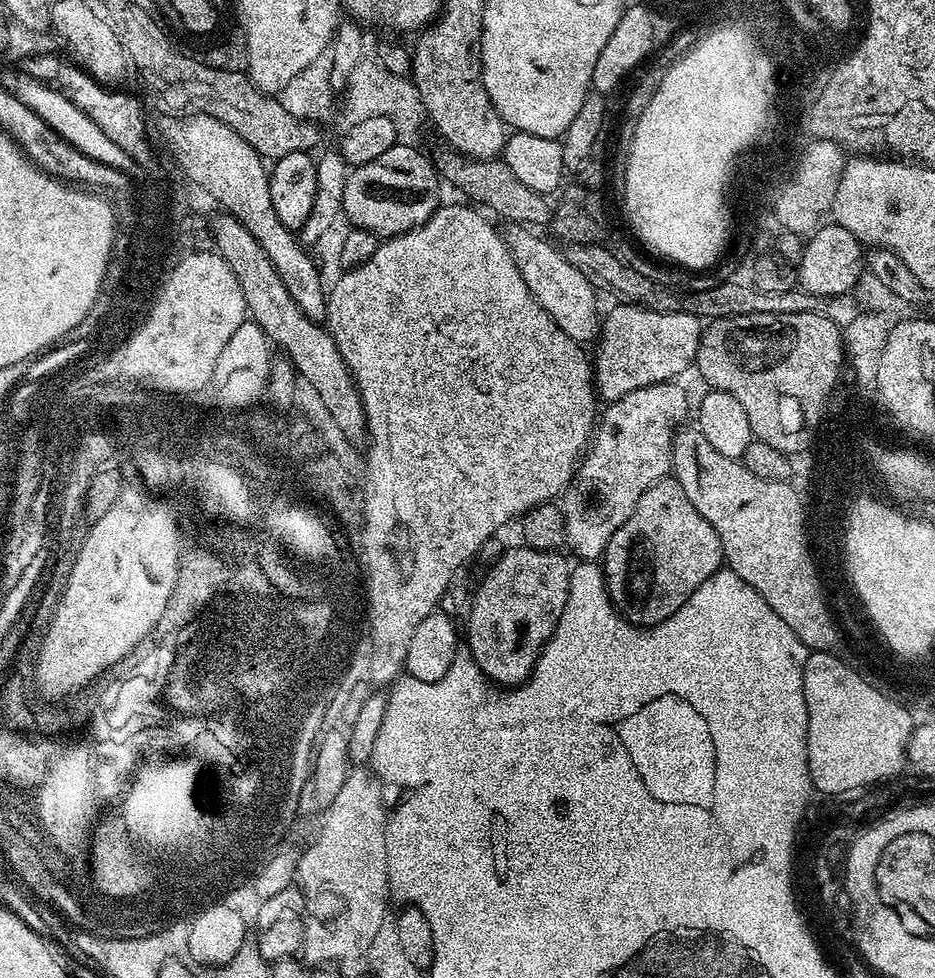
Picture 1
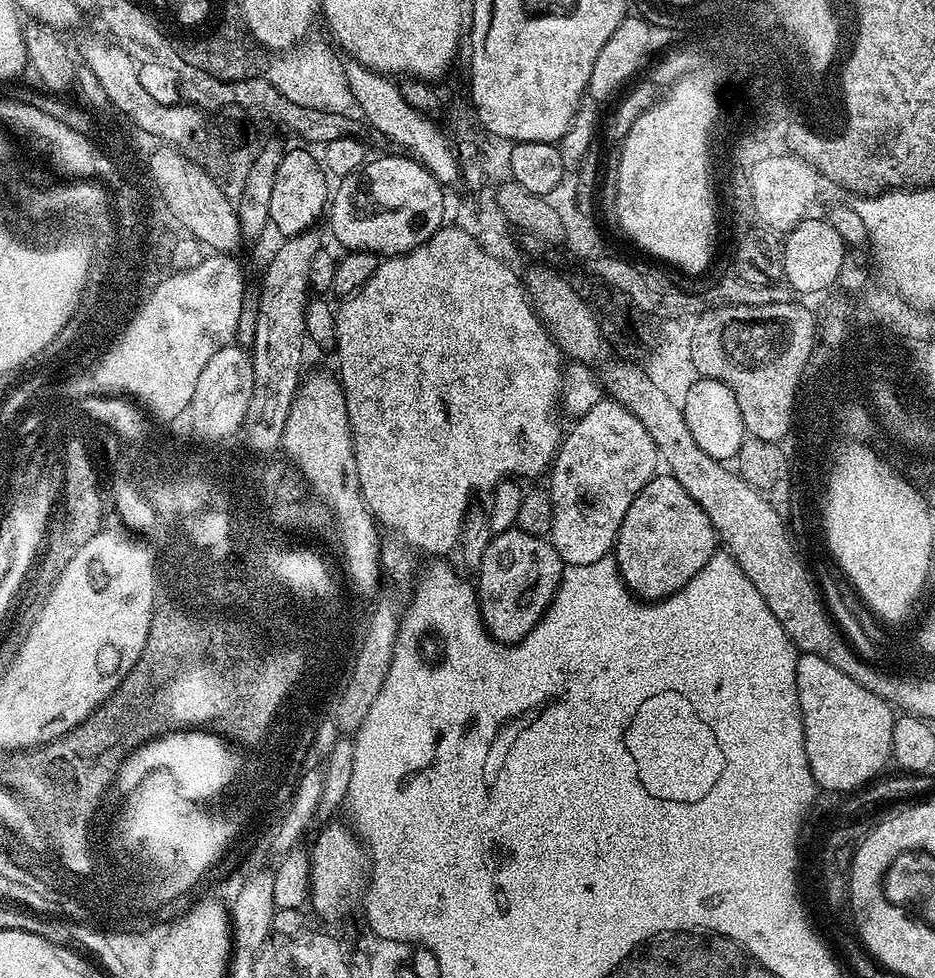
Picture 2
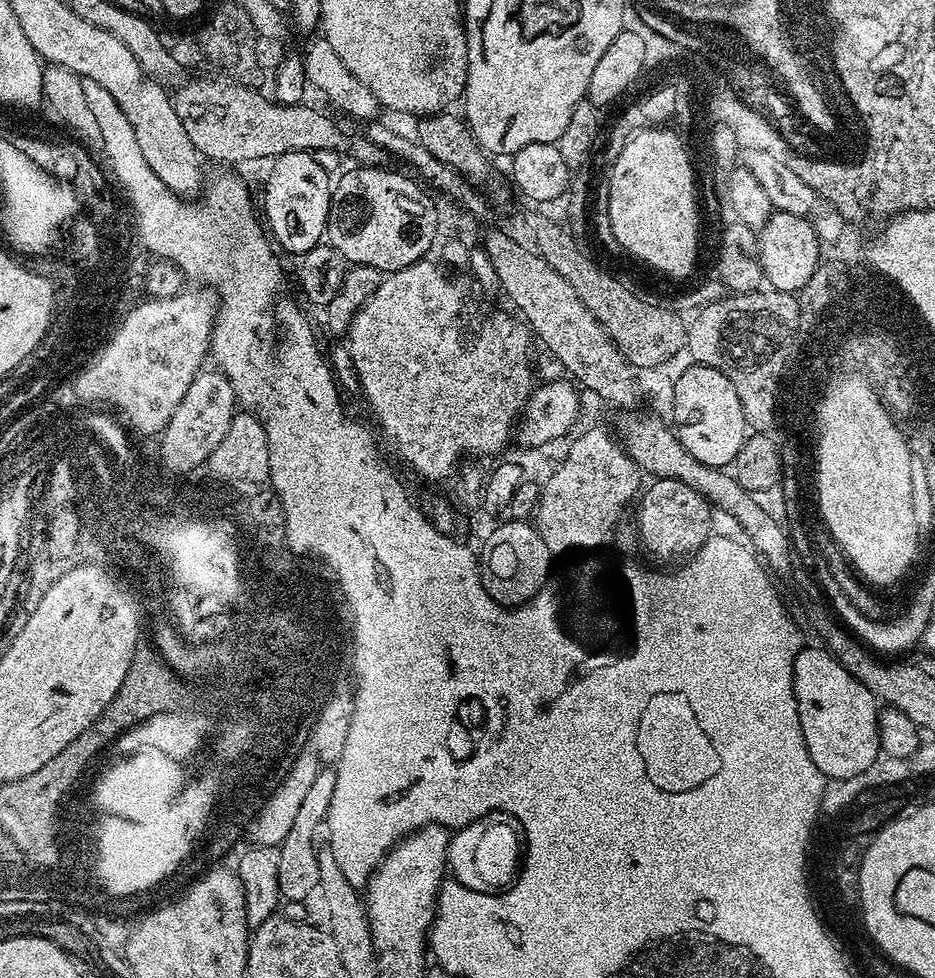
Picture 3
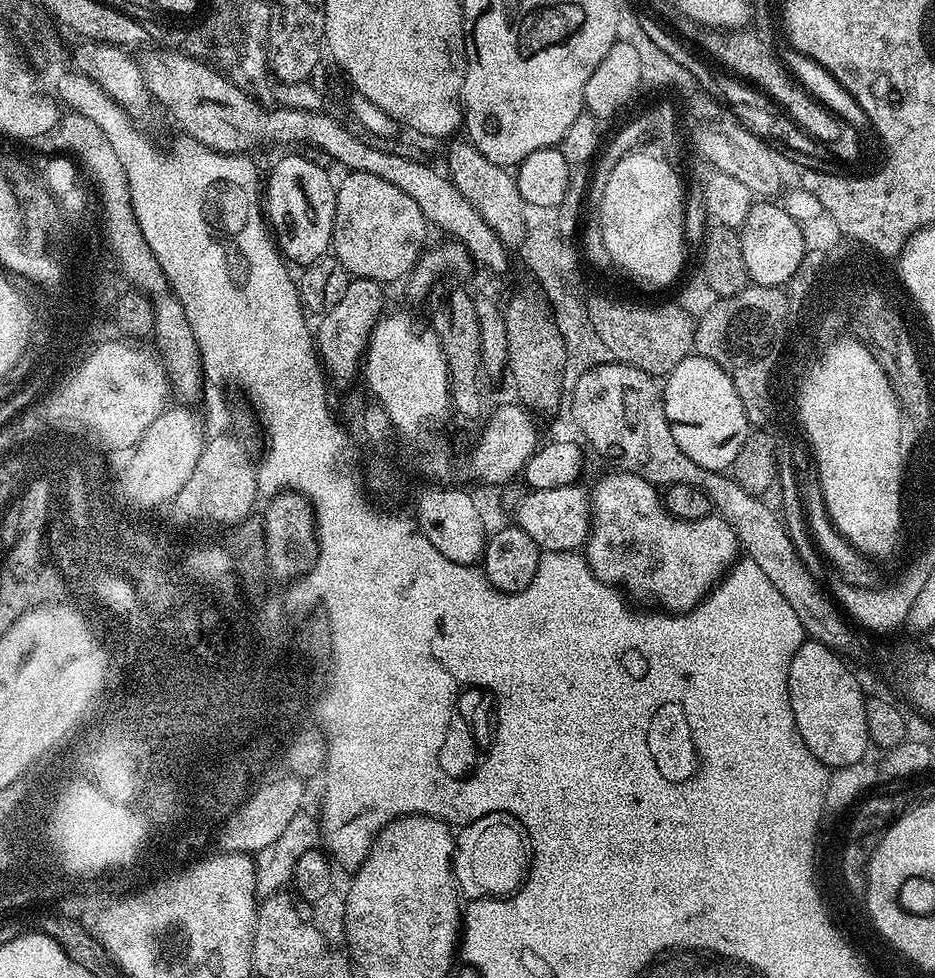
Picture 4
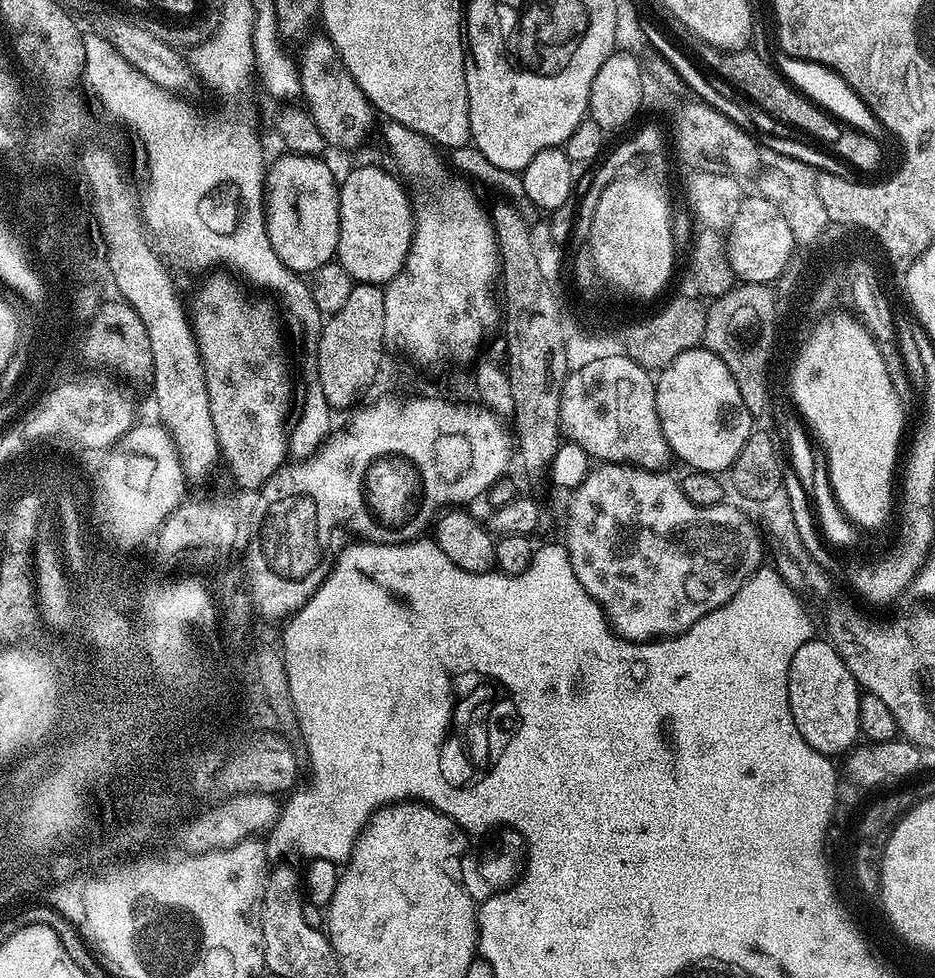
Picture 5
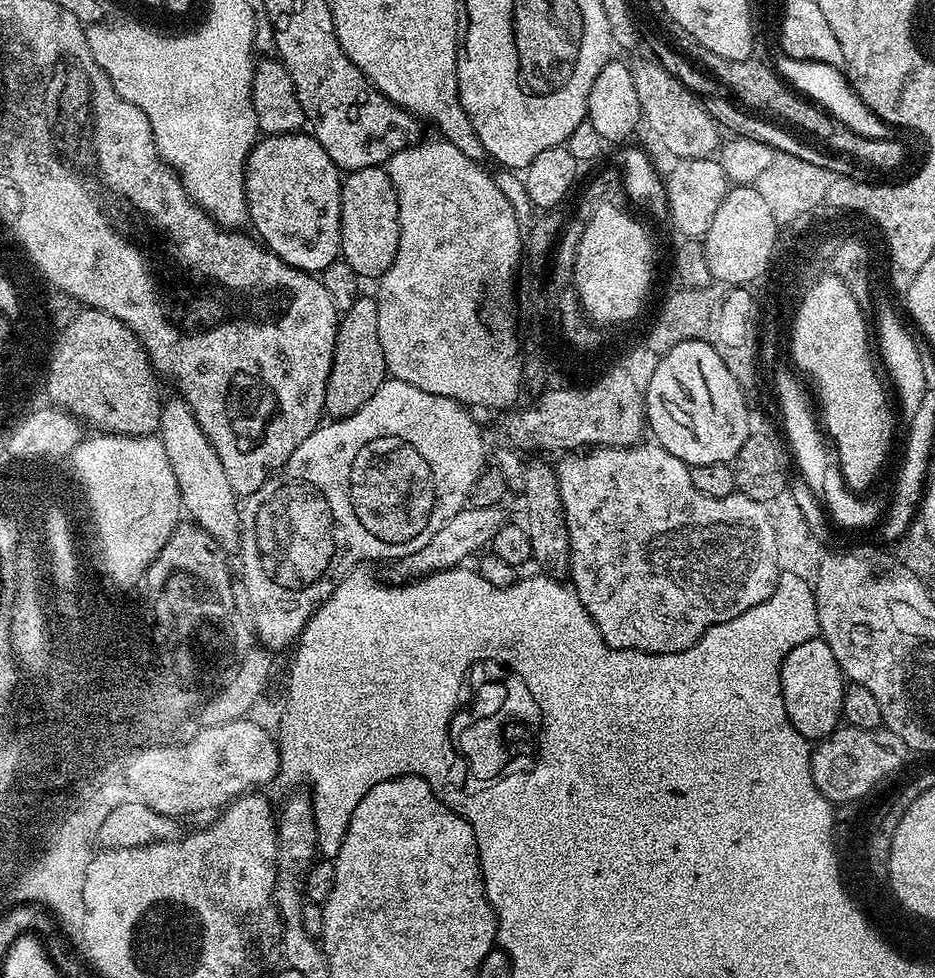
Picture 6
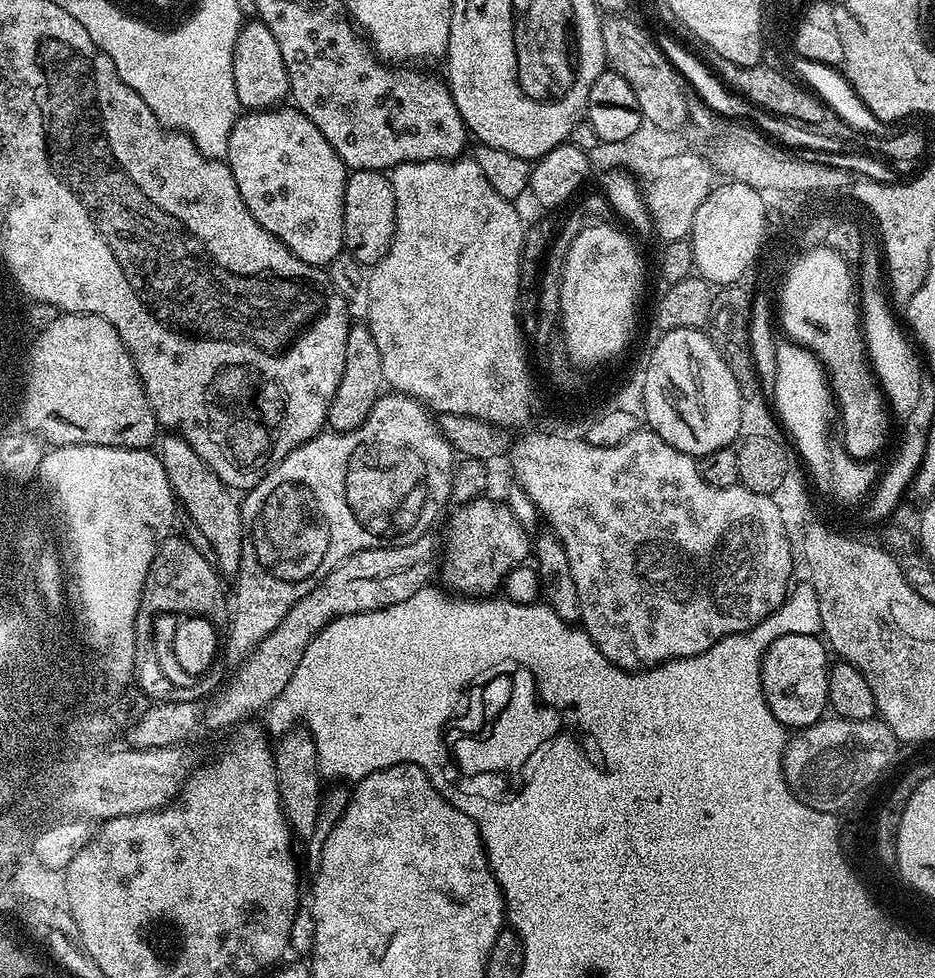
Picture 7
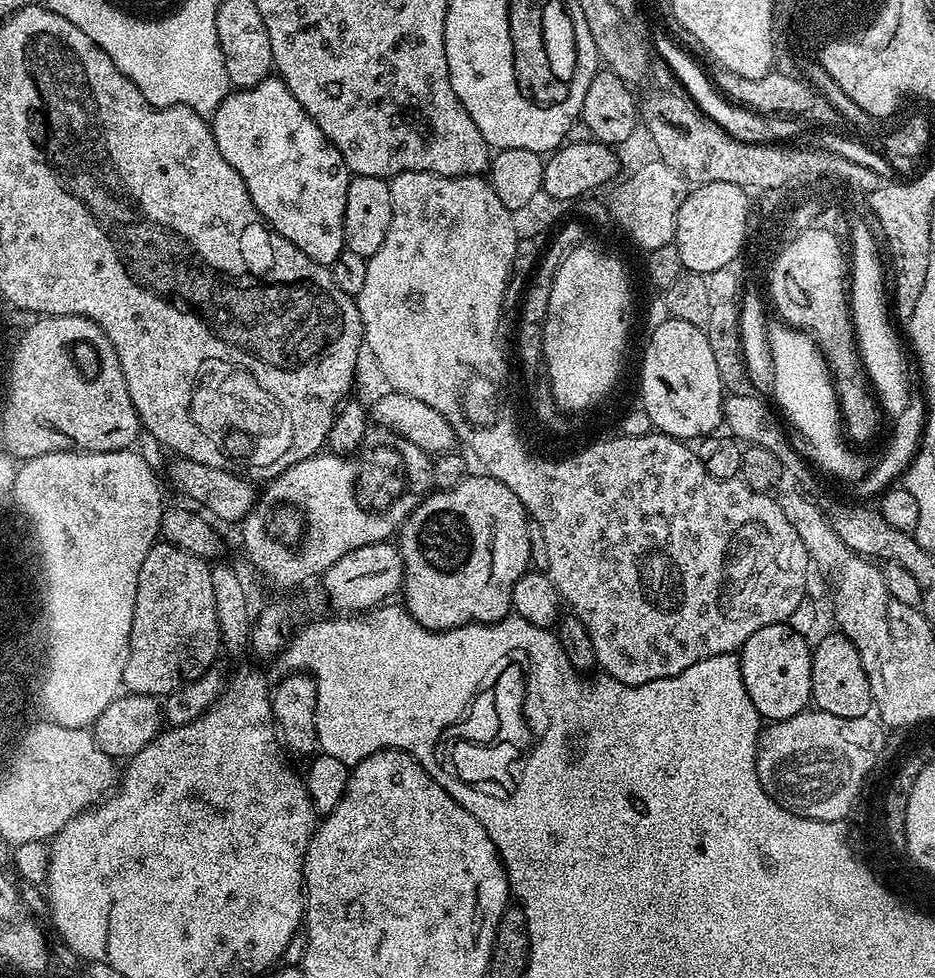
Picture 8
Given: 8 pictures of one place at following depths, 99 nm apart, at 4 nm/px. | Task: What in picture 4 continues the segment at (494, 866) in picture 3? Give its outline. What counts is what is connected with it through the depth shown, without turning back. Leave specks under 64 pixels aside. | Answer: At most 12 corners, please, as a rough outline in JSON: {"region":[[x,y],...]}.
{"region":[[507,812],[463,825],[452,872],[468,900],[511,895],[527,875]]}

